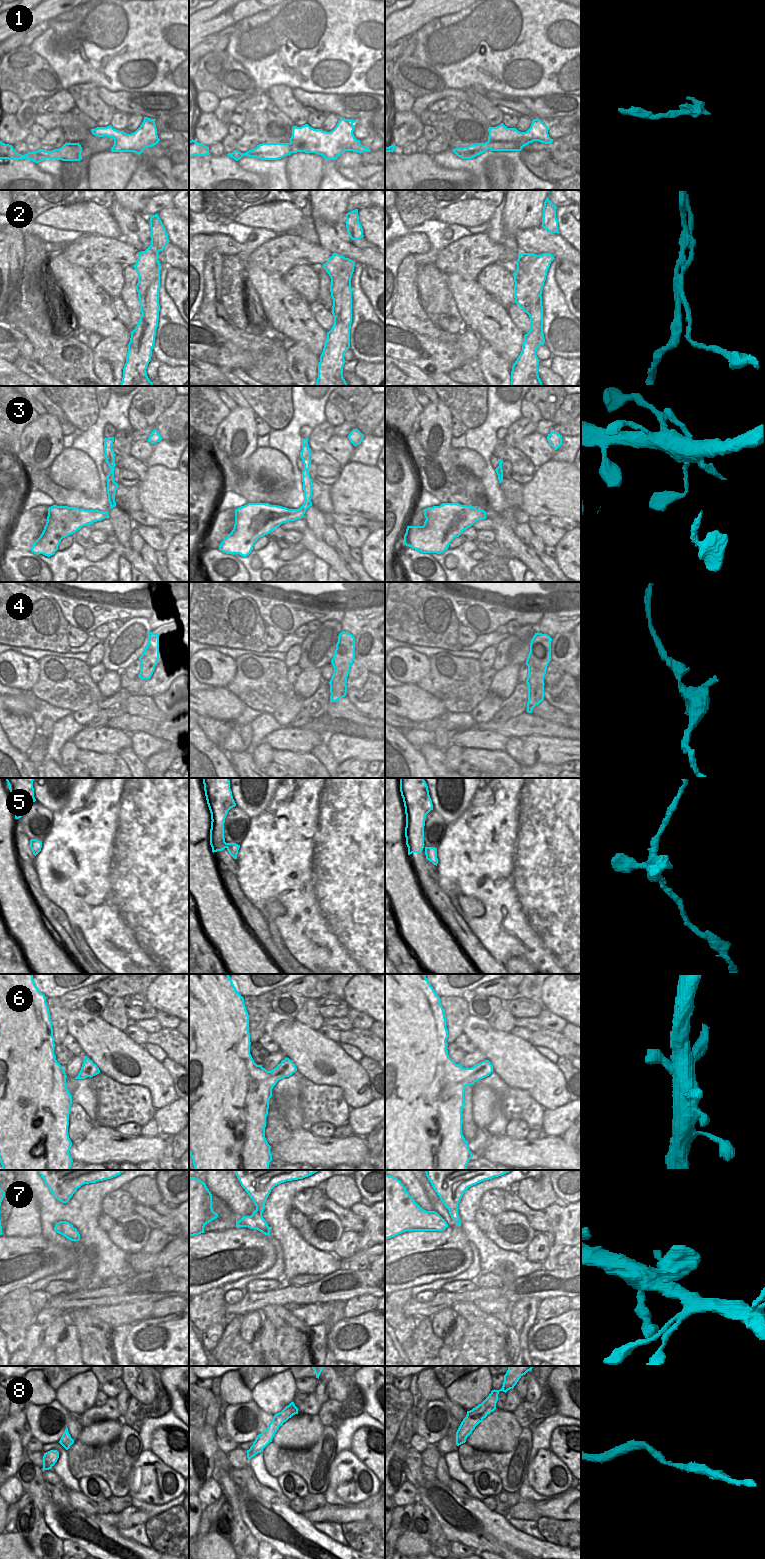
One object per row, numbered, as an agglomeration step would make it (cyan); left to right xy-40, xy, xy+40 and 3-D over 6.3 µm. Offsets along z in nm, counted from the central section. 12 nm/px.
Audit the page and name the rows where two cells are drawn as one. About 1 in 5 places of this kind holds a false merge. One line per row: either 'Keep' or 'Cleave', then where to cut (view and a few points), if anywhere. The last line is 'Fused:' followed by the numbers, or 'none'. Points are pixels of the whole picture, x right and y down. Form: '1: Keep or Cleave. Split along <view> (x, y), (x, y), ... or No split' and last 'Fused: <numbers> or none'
1: Cleave. Split along xy (290, 142), (292, 152)
2: Cleave. Split along xy-40 (147, 248), (149, 259), (139, 263), (138, 274)
3: Keep. No split
4: Keep. No split
5: Cleave. Split along xy (227, 843), (225, 847)
6: Keep. No split
7: Cleave. Split along xy (250, 1216), (255, 1220), (257, 1228)
8: Keep. No split
Fused: 1, 2, 5, 7

